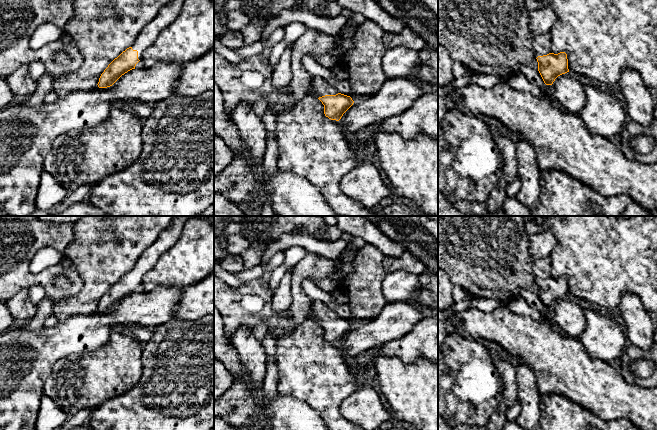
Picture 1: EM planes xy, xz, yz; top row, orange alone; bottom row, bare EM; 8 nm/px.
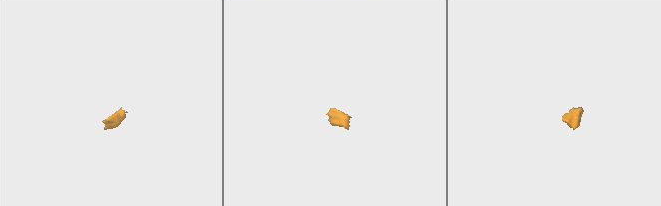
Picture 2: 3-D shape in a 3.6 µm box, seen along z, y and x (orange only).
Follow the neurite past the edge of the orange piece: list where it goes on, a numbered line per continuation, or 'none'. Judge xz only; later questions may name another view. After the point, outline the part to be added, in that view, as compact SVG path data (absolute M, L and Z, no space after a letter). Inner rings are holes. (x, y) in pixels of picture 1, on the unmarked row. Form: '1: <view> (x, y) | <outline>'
1: xz (319, 311) | M312 301L309 313L310 319L316 322L325 319L336 319L339 317L339 315L335 311L333 311L328 305L319 301Z

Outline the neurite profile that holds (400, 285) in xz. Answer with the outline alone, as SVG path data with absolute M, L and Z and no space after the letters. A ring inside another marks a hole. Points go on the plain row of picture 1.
M398 270L386 274L382 281L382 293L387 301L410 301L419 295L419 275Z

